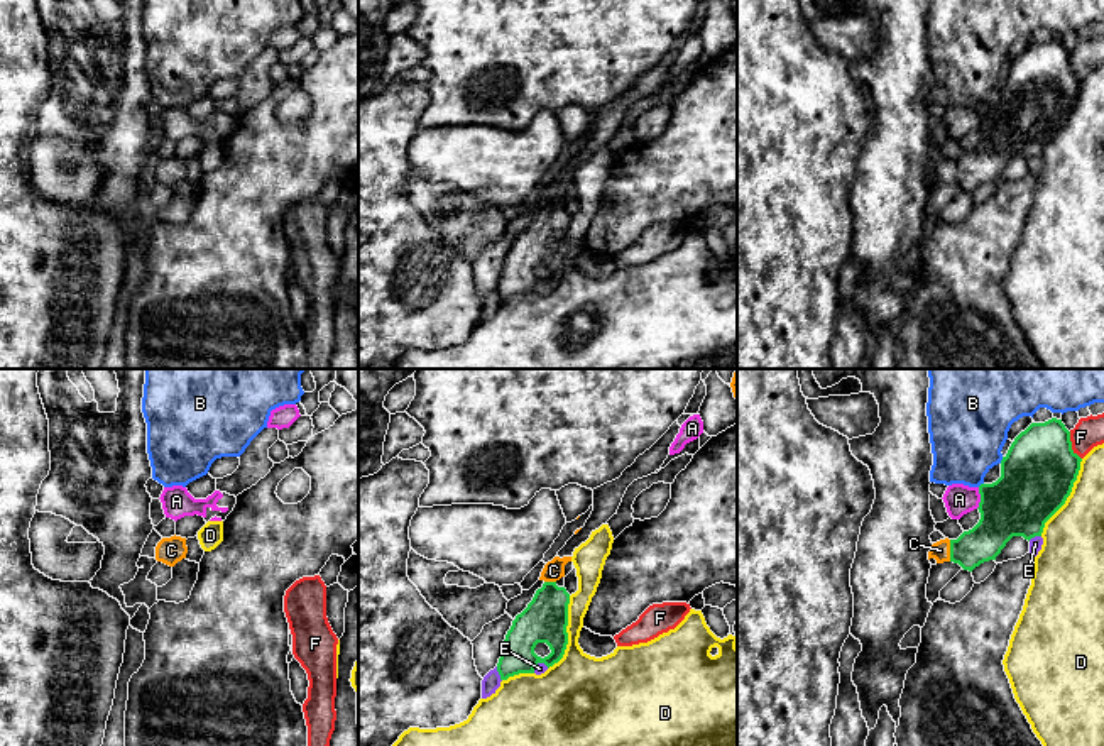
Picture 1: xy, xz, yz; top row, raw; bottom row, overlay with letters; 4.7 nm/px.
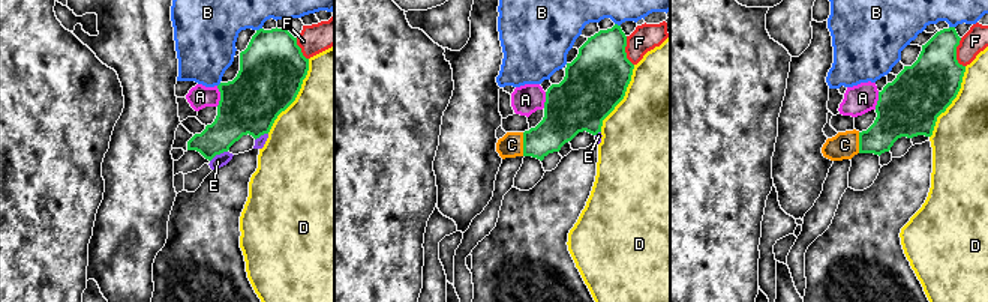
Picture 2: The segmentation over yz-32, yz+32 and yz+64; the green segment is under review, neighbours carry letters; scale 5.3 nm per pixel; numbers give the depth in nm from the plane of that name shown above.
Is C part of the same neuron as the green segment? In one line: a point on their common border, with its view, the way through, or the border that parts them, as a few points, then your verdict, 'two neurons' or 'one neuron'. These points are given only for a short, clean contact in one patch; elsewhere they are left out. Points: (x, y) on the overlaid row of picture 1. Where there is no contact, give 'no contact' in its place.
meets green in yz at (950, 550); one neuron

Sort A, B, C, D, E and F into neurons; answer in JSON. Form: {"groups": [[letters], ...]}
{"groups": [["A"], ["B"], ["C"], ["D"], ["E"], ["F"]]}

